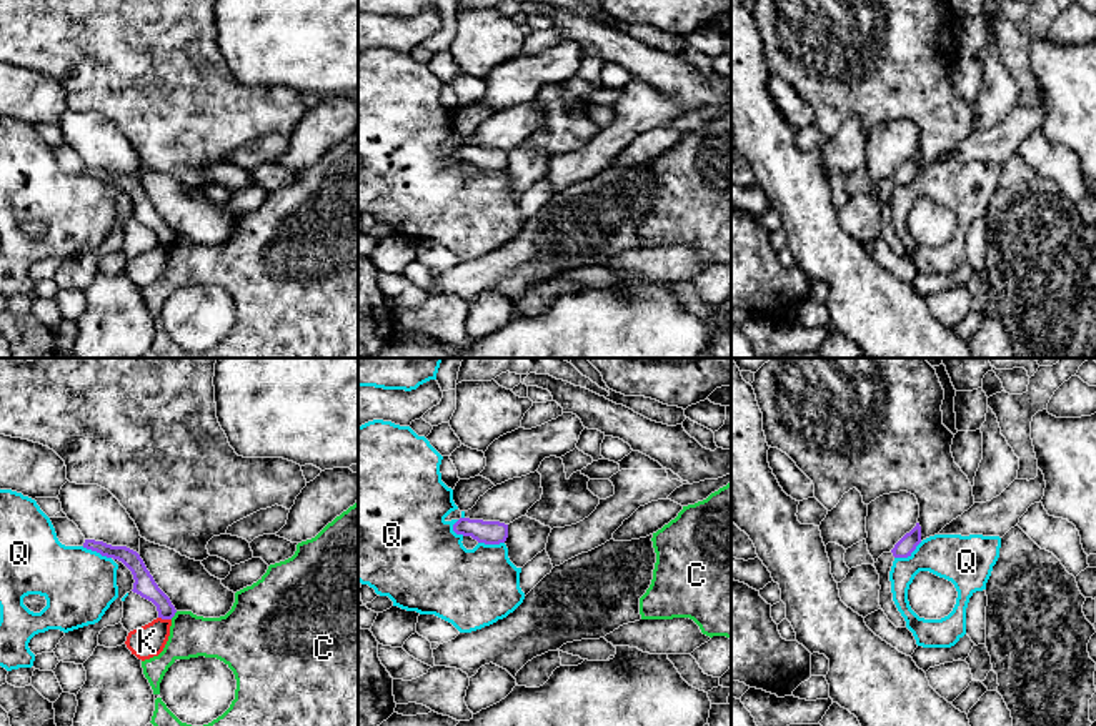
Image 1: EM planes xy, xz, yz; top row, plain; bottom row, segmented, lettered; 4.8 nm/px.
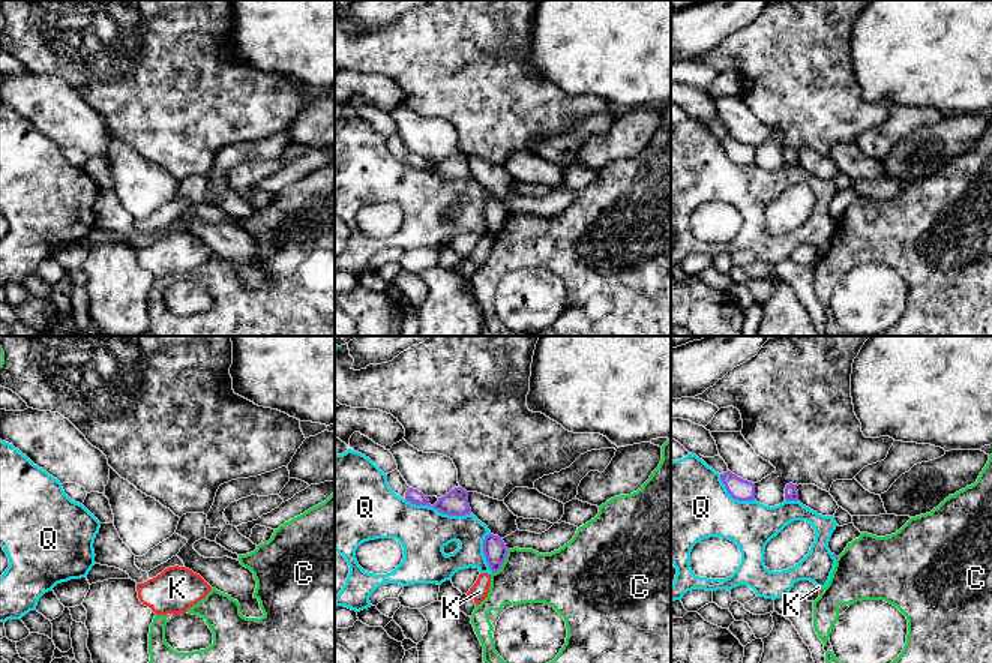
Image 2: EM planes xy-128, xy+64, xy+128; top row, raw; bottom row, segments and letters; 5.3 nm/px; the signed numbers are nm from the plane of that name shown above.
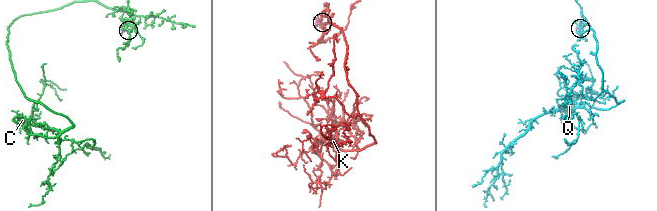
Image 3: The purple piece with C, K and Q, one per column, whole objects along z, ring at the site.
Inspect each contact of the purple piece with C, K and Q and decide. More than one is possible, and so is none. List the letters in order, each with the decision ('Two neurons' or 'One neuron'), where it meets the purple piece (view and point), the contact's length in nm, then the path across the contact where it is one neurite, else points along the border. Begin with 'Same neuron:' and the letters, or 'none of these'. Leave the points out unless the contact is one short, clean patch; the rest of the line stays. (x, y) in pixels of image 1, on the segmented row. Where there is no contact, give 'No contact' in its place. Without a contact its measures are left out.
Same neuron: none of these
C: Two neurons. Touches purple at xy (174, 615). Shared border 50 nm. Boundary: xy (177, 611), (170, 618)
K: Two neurons. Touches purple at xy (165, 618). Shared border 70 nm. Boundary: xy (159, 616), (170, 620)
Q: Two neurons. Touches purple at yz (908, 555). Shared border 160 nm

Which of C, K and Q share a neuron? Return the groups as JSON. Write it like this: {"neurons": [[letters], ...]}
{"neurons": [["C"], ["K"], ["Q"]]}

